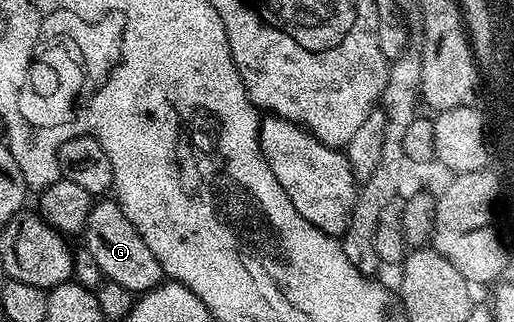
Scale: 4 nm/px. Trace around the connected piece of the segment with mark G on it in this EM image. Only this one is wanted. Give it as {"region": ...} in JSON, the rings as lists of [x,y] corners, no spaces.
{"region":[[[102,198],[95,203],[88,214],[84,239],[85,251],[96,258],[96,266],[100,266],[103,277],[119,283],[130,293],[150,292],[163,283],[162,267],[160,262],[156,262],[156,254],[152,254],[152,250],[148,250],[148,245],[144,243],[144,238],[140,238],[140,230],[136,230],[136,226],[128,222],[128,214],[124,214],[117,199]]]}

